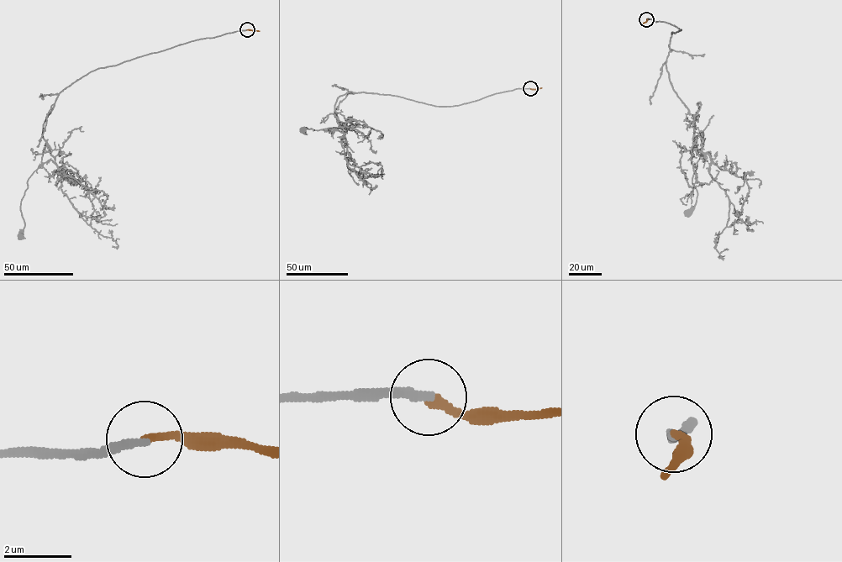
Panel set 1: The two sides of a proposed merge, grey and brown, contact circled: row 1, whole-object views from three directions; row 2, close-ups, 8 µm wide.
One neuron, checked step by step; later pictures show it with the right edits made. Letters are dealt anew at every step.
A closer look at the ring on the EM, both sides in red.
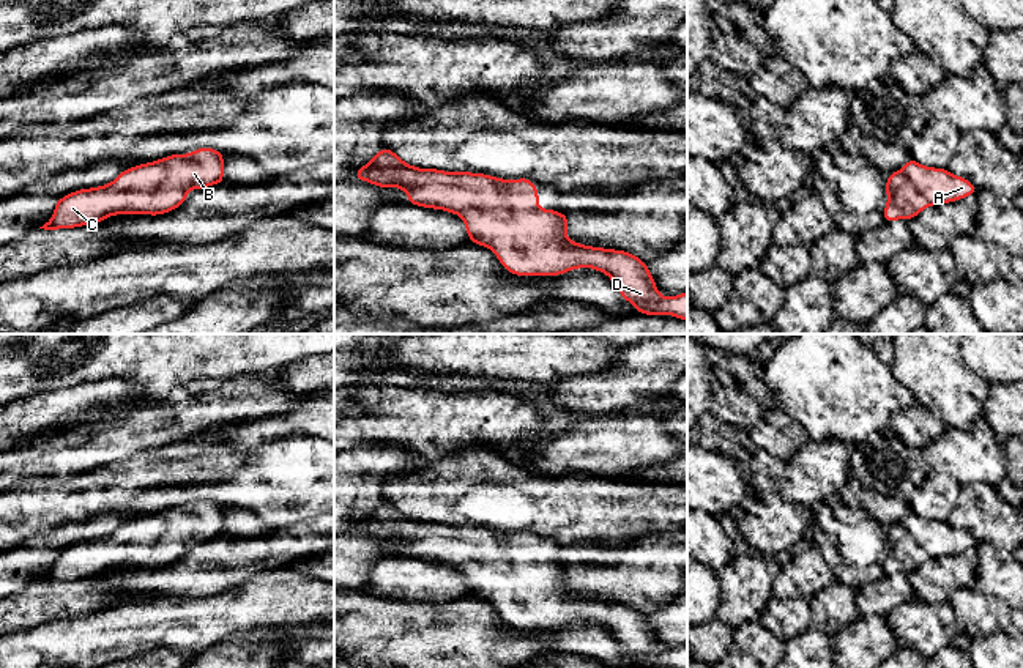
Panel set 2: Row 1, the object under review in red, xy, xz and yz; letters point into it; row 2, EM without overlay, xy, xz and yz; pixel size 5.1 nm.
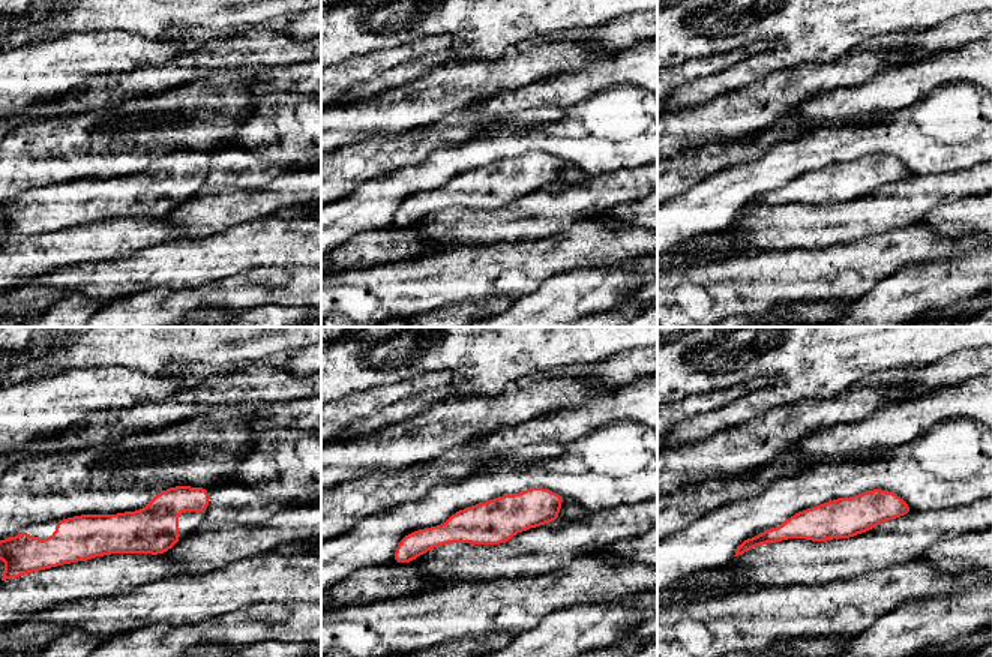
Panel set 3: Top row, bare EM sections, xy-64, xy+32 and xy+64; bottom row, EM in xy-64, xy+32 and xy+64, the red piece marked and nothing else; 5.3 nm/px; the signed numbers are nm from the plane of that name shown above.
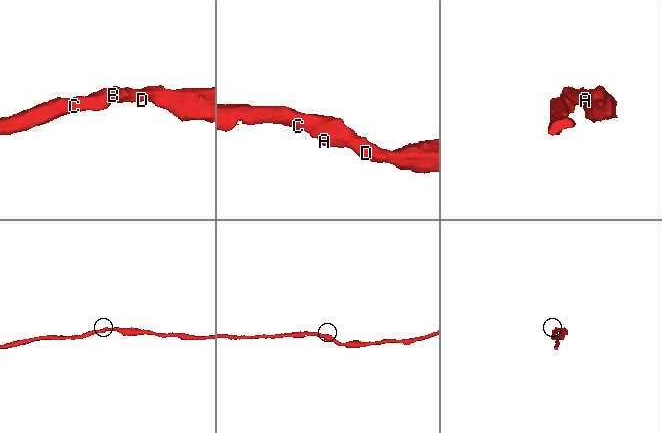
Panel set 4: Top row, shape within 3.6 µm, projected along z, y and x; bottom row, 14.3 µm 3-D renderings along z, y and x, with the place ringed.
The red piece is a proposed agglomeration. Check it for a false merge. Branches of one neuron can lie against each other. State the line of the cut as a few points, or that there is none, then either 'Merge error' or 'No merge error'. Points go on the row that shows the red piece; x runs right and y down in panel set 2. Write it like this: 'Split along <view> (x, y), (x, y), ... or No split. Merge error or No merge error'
No split. No merge error

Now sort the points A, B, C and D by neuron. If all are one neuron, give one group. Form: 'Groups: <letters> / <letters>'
Groups: A B C D

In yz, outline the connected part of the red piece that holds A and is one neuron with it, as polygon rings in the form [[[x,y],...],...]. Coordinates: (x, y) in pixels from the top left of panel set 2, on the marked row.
[[[913,158],[886,178],[886,222],[914,219],[930,205],[941,205],[976,195],[976,186],[947,169],[925,167]]]

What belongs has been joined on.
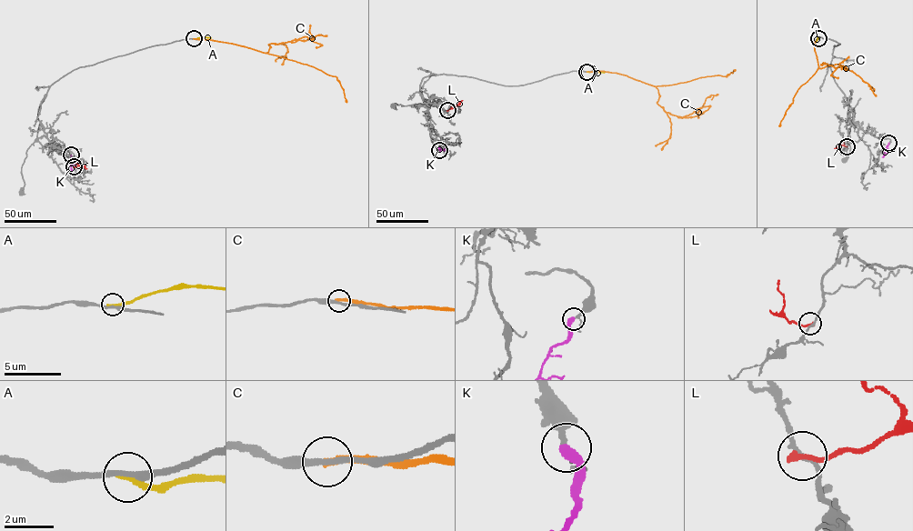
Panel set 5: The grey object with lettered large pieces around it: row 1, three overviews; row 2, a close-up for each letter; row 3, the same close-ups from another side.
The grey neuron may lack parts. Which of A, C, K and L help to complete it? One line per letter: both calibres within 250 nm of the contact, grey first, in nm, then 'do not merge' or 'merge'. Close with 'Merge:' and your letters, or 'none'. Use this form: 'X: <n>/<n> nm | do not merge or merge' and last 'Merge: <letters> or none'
A: 260/260 nm | do not merge
C: 260/280 nm | do not merge
K: 190/440 nm | merge
L: 190/240 nm | do not merge
Merge: K

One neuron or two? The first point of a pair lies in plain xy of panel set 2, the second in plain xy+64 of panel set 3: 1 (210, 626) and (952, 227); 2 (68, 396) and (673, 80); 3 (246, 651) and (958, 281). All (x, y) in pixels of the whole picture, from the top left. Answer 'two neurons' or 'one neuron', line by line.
1: two neurons
2: one neuron
3: one neuron

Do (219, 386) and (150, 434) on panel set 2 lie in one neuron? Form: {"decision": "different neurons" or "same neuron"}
{"decision": "same neuron"}

